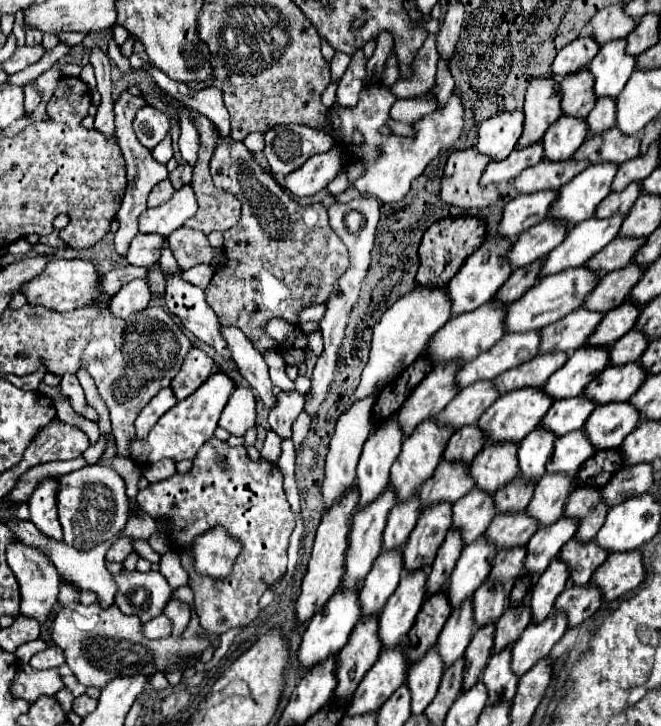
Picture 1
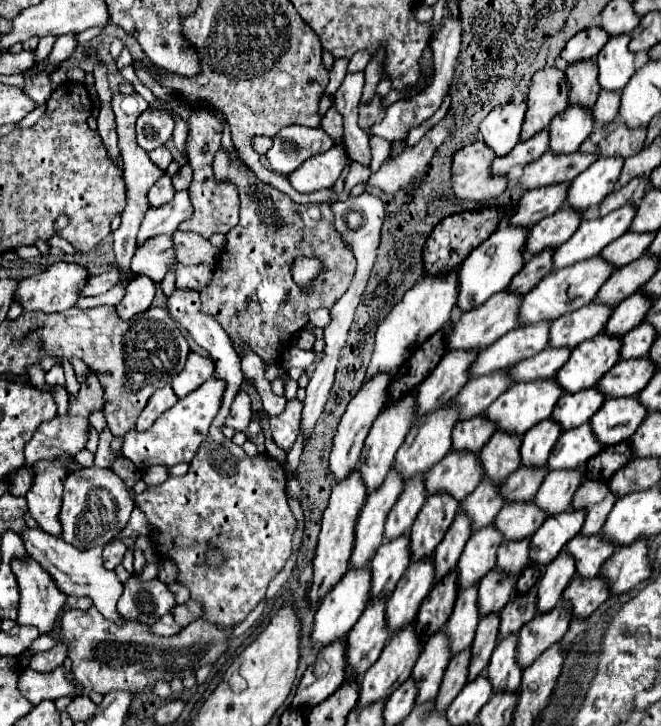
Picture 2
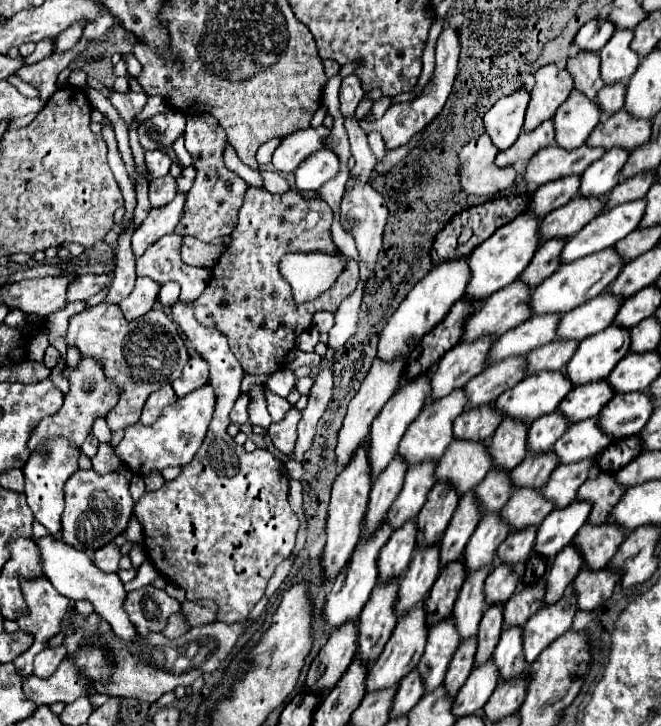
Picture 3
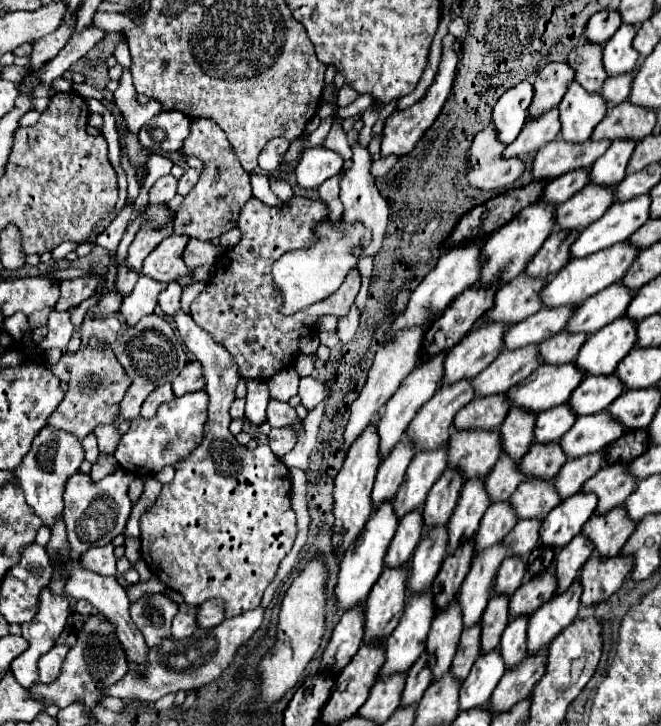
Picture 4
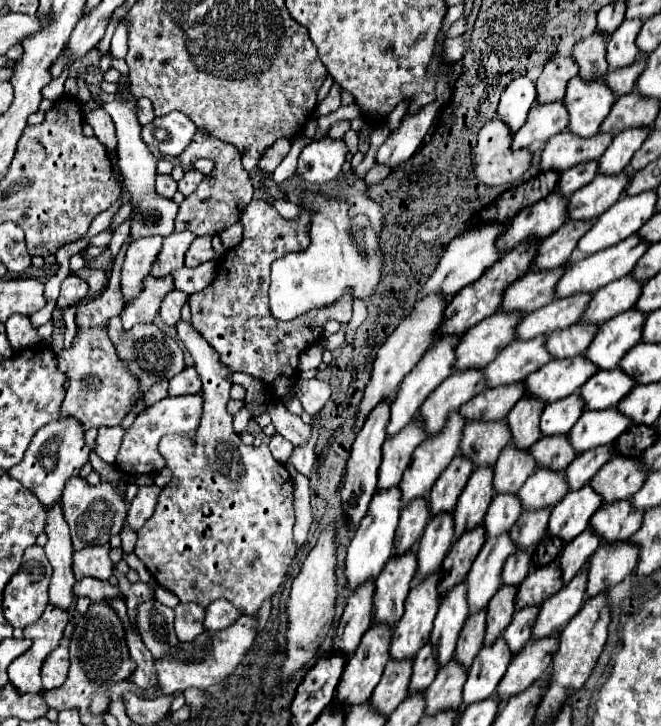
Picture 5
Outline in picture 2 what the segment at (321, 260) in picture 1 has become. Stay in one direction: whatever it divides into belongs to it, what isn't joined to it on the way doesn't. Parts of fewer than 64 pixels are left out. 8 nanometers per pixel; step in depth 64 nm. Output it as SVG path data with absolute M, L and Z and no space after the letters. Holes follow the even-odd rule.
M224 150L216 154L216 162L214 162L216 178L220 180L230 178L232 182L236 182L236 188L240 190L242 206L240 206L238 226L226 234L226 246L222 250L220 262L214 268L214 276L210 284L200 292L200 300L202 300L200 312L210 314L220 322L220 326L230 336L232 346L238 354L242 350L252 350L262 358L266 366L270 366L280 360L282 350L290 346L294 334L298 334L308 324L308 314L312 310L332 308L340 300L340 296L348 290L352 276L356 272L356 258L344 246L344 242L340 240L334 228L334 214L330 210L330 204L296 204L288 194L282 194L270 184L260 182L250 168L244 166L244 170L240 170L238 164L240 162L230 162ZM298 256L320 258L324 262L324 274L316 278L308 294L300 294L300 288L292 282L292 276L288 274L288 264L292 264L292 258Z

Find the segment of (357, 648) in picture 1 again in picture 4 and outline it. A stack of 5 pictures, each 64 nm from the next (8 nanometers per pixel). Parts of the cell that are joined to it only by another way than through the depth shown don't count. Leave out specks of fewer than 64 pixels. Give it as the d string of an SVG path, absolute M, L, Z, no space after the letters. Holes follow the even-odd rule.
M408 564L384 568L366 598L366 632L364 642L390 636L398 626L406 604Z

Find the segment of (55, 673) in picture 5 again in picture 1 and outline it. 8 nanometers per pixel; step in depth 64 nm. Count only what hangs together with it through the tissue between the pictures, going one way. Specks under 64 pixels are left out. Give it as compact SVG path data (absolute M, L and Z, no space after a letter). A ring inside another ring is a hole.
M50 646L38 654L32 656L30 666L36 670L46 670L46 668L58 668L64 664L64 654L58 646Z

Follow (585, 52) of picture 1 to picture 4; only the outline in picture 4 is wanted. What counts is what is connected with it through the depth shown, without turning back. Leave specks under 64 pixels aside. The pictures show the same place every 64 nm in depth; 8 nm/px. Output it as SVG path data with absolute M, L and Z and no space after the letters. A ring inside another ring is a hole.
M600 10L590 18L590 22L586 26L586 38L590 42L604 44L612 38L614 30L618 30L620 24L622 24L622 20L620 20L618 10Z

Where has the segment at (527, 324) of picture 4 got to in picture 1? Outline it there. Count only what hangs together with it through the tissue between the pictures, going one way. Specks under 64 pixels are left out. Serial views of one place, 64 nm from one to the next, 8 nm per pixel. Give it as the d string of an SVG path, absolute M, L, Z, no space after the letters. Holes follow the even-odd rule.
M536 330L524 334L504 334L496 346L476 356L472 362L466 362L460 368L456 380L460 388L470 386L476 380L494 380L502 372L532 360L538 354L538 346L540 332Z

